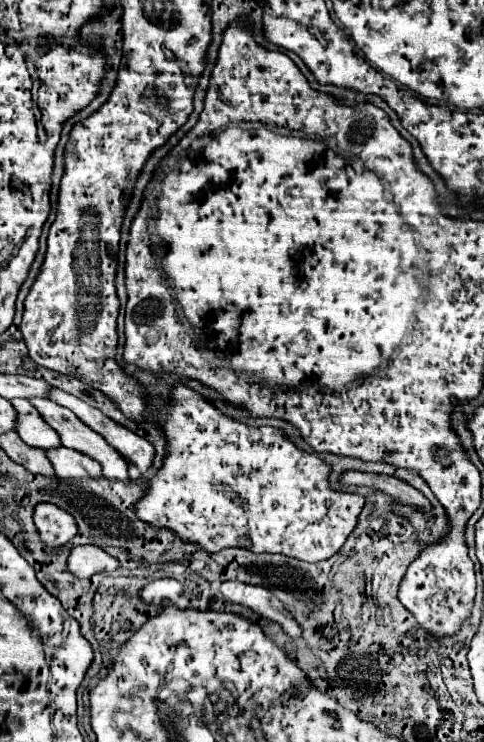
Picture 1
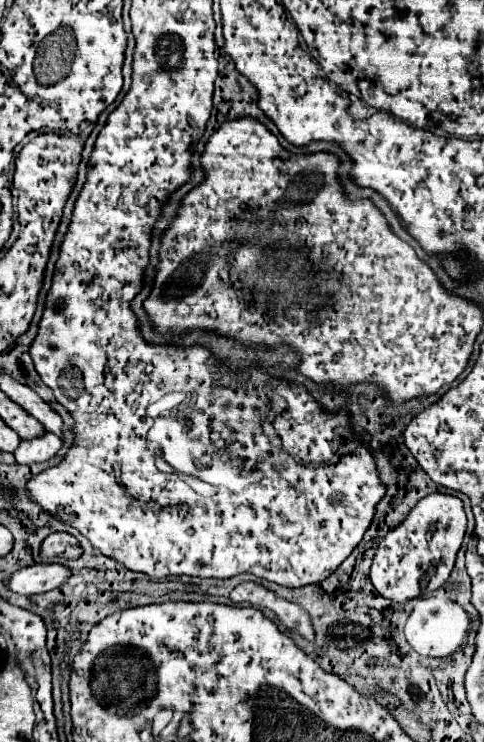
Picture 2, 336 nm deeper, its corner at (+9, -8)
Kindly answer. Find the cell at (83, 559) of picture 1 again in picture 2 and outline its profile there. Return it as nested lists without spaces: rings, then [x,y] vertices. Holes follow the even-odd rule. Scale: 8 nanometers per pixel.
[[[41,563],[19,569],[11,581],[9,589],[21,595],[37,595],[59,589],[65,581],[71,579],[71,569],[61,563]]]

